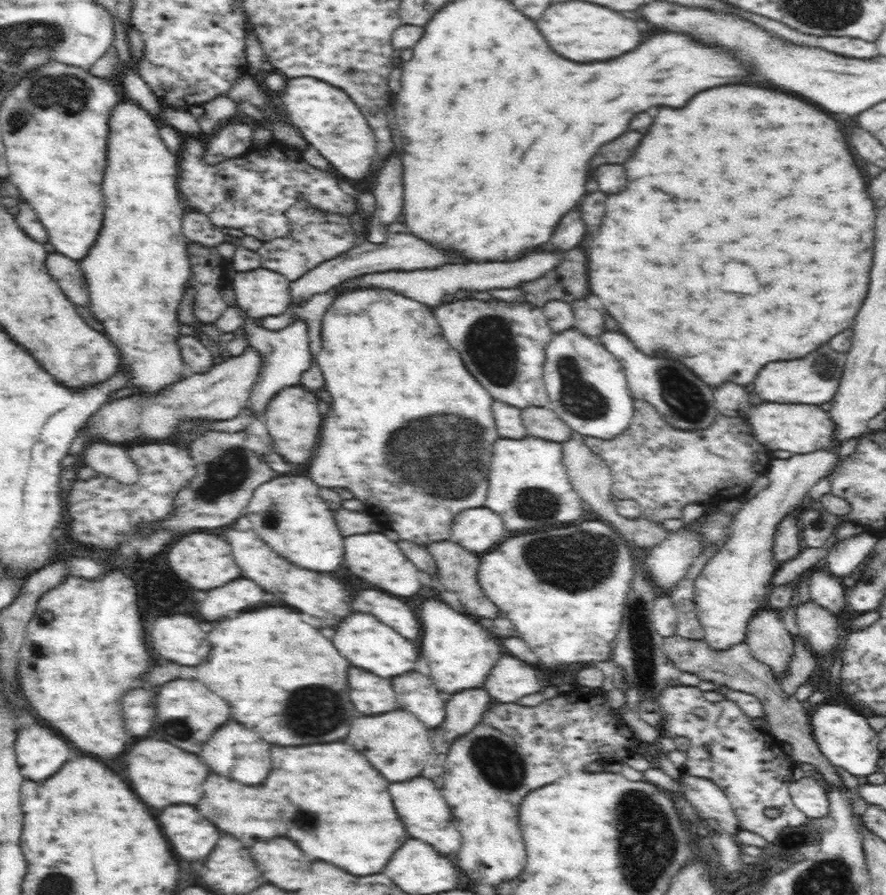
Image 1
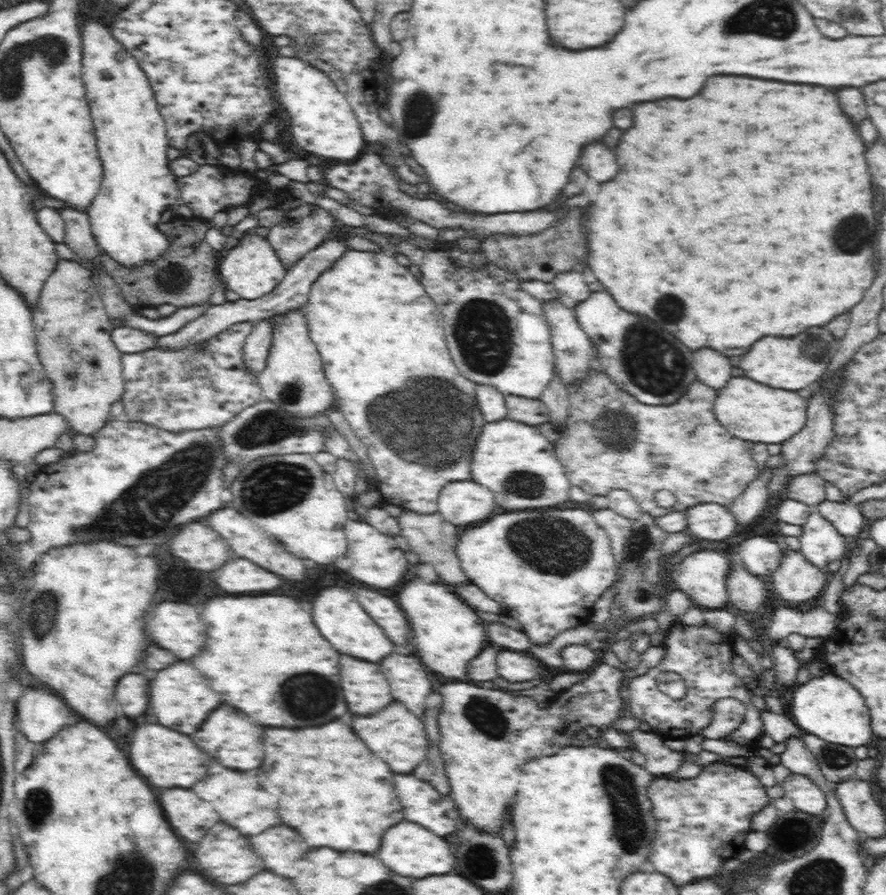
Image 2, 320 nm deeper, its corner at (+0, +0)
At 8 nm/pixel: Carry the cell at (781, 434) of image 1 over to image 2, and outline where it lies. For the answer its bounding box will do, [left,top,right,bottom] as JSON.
[713,374,808,444]

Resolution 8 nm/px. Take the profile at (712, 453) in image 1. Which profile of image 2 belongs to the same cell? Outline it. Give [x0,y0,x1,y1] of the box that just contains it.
[553,370,760,519]

